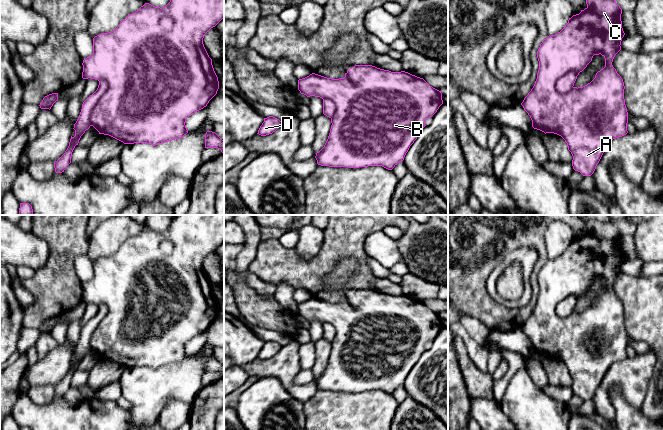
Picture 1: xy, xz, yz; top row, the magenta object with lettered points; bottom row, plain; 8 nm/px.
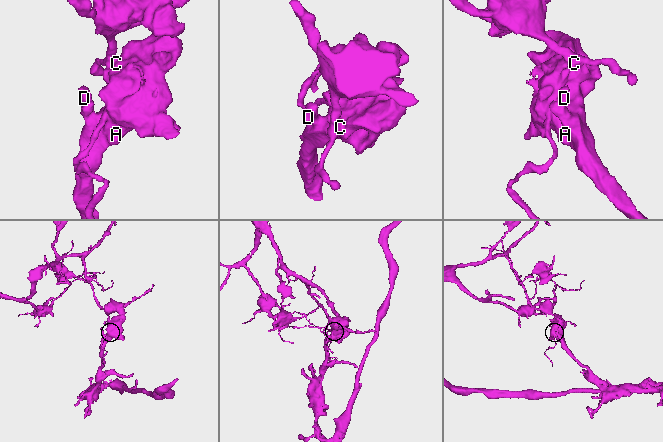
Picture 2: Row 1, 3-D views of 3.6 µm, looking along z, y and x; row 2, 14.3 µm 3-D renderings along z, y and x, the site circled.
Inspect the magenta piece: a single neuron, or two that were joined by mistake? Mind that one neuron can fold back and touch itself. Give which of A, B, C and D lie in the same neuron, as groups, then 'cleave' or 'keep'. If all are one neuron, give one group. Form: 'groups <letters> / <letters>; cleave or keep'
groups A B D / C; cleave

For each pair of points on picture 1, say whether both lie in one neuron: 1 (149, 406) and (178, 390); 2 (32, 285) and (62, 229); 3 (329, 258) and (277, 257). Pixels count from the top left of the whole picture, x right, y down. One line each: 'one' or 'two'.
1: one
2: one
3: one

